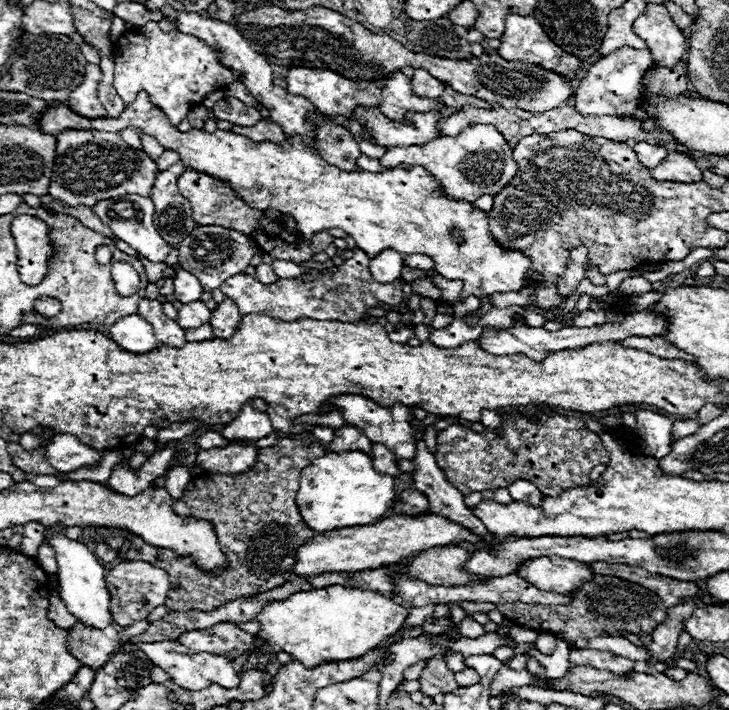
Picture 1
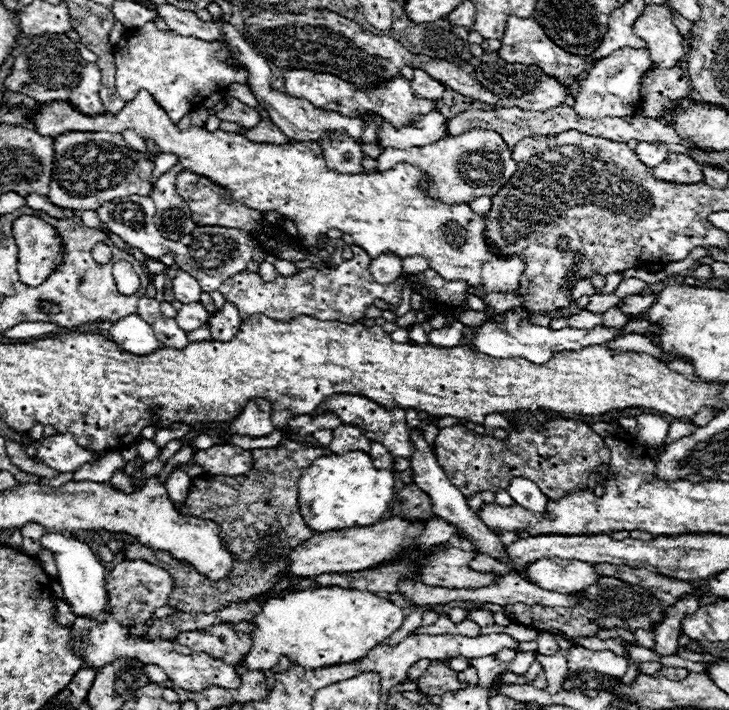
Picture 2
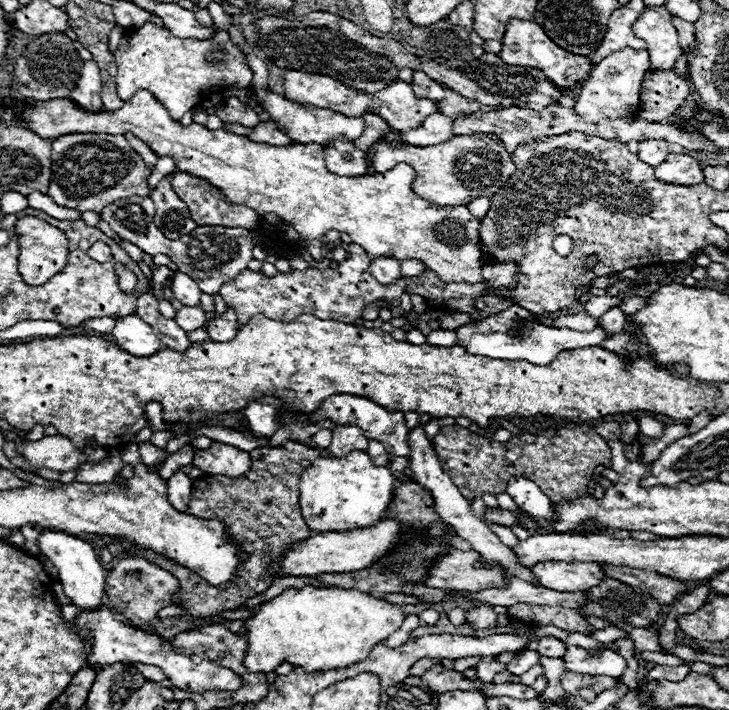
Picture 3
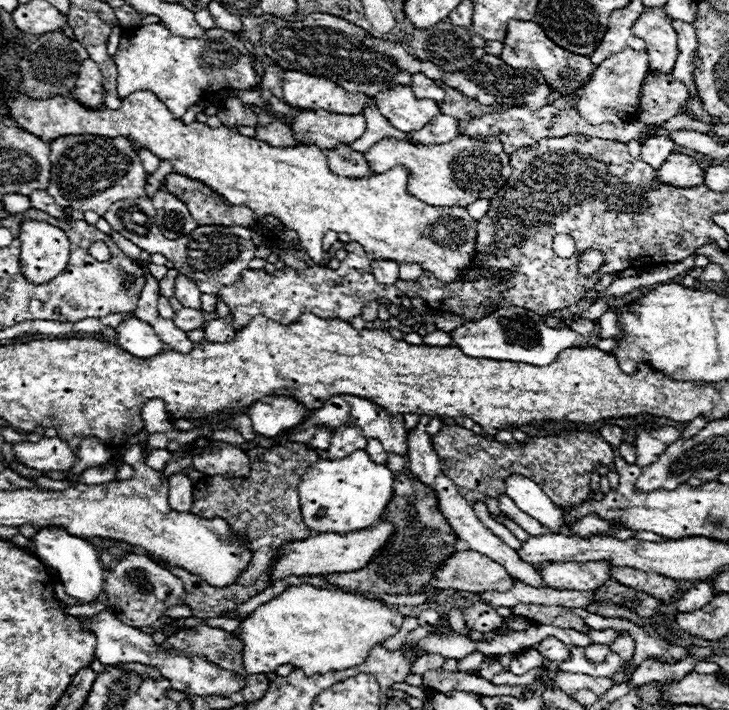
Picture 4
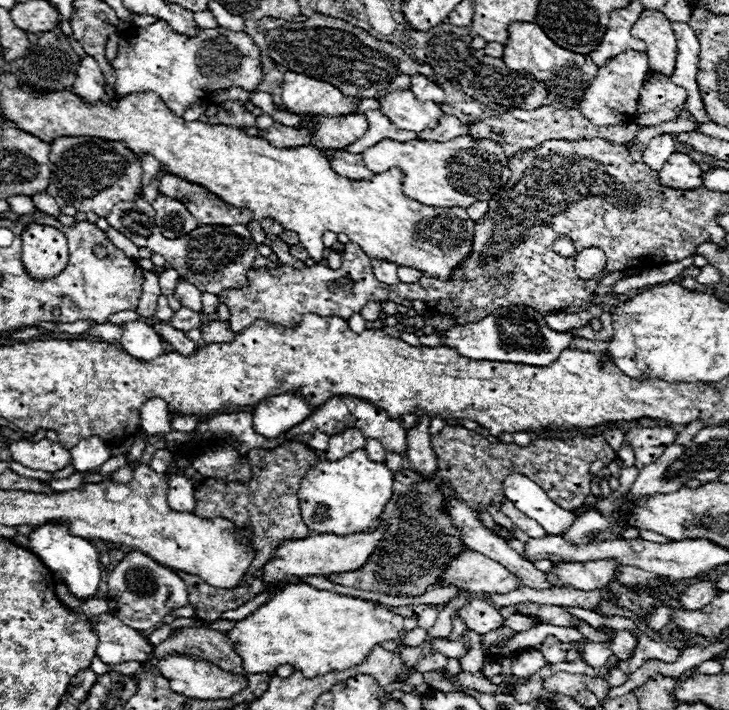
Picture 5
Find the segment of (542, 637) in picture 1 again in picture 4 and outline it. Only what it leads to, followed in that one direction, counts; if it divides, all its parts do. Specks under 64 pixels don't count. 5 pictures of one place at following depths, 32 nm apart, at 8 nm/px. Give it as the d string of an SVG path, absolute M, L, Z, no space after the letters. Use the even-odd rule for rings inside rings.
M552 636L542 640L542 642L536 646L536 650L538 650L542 656L544 656L544 652L546 652L546 654L548 654L546 658L550 658L550 660L560 660L560 662L564 662L566 656L568 656L568 648Z

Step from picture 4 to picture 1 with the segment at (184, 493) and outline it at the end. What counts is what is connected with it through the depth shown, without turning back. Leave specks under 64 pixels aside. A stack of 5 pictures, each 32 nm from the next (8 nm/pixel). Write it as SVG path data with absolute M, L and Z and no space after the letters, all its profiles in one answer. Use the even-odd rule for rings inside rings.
M180 464L172 466L166 472L166 490L168 490L168 494L174 500L178 500L178 498L184 496L184 488L186 488L188 482L190 482L190 472L184 466L180 466Z

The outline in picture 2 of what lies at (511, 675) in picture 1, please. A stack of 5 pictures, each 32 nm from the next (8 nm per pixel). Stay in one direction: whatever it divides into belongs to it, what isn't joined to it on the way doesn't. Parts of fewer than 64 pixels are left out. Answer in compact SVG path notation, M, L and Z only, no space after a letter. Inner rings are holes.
M502 670L502 672L498 674L498 678L492 682L492 688L496 690L496 688L502 686L502 684L506 684L506 686L526 684L526 676L524 676L524 674L514 674L514 672L510 672L510 670Z

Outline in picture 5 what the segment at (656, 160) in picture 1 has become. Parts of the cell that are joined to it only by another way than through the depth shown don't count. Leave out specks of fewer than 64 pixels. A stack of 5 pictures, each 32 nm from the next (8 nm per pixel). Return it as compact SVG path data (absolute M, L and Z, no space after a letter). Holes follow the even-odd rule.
M662 134L662 136L656 136L648 142L648 146L644 148L642 152L642 160L652 168L652 170L658 170L662 168L662 164L668 160L668 156L676 152L676 142L670 134Z

